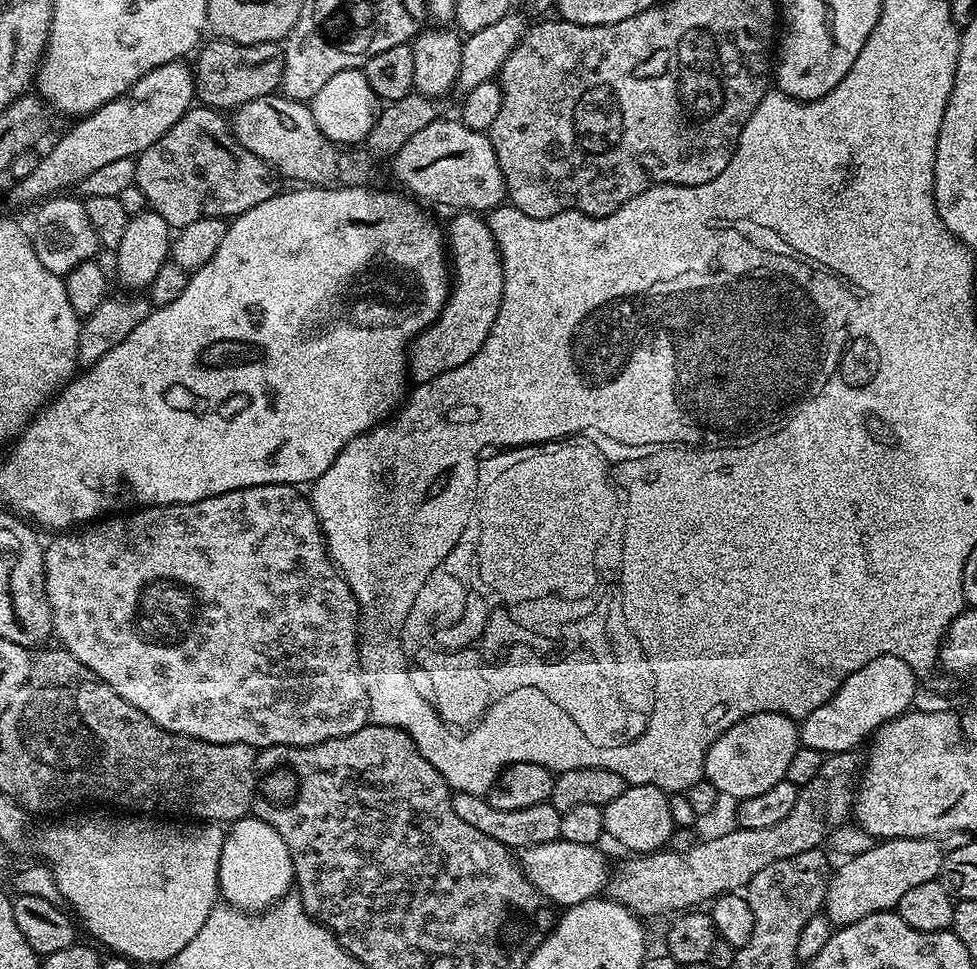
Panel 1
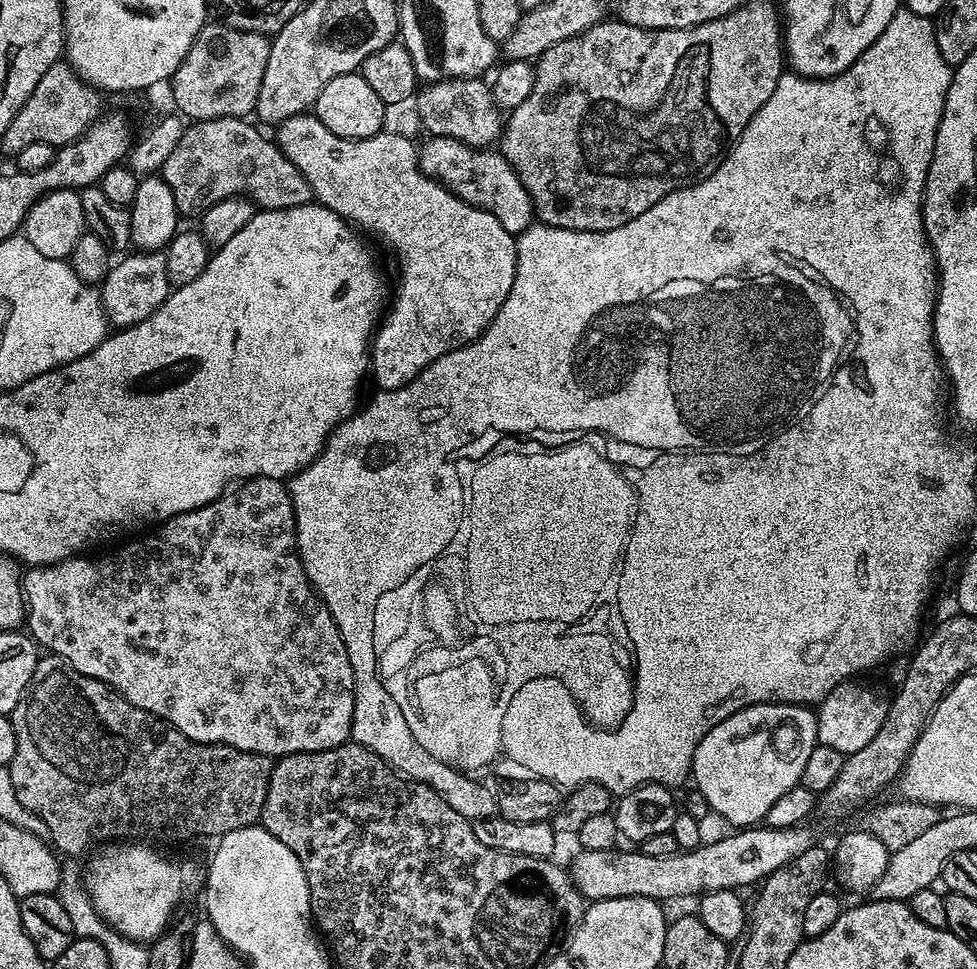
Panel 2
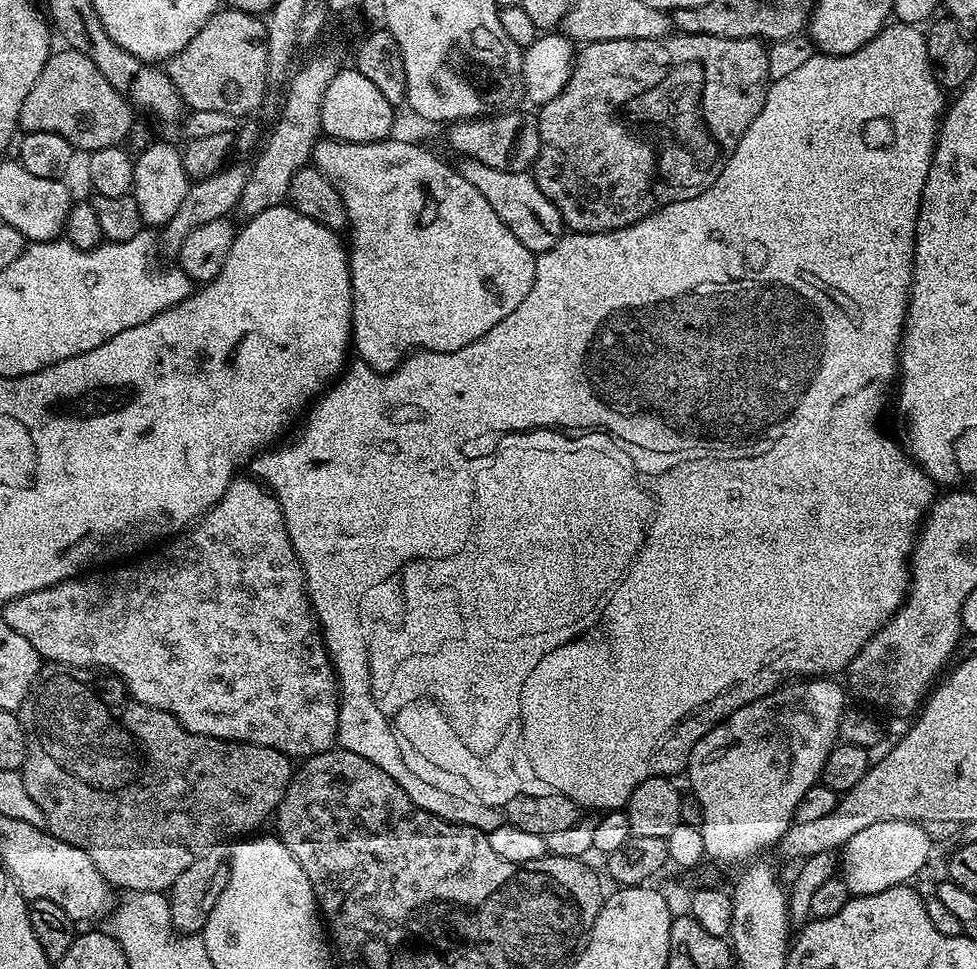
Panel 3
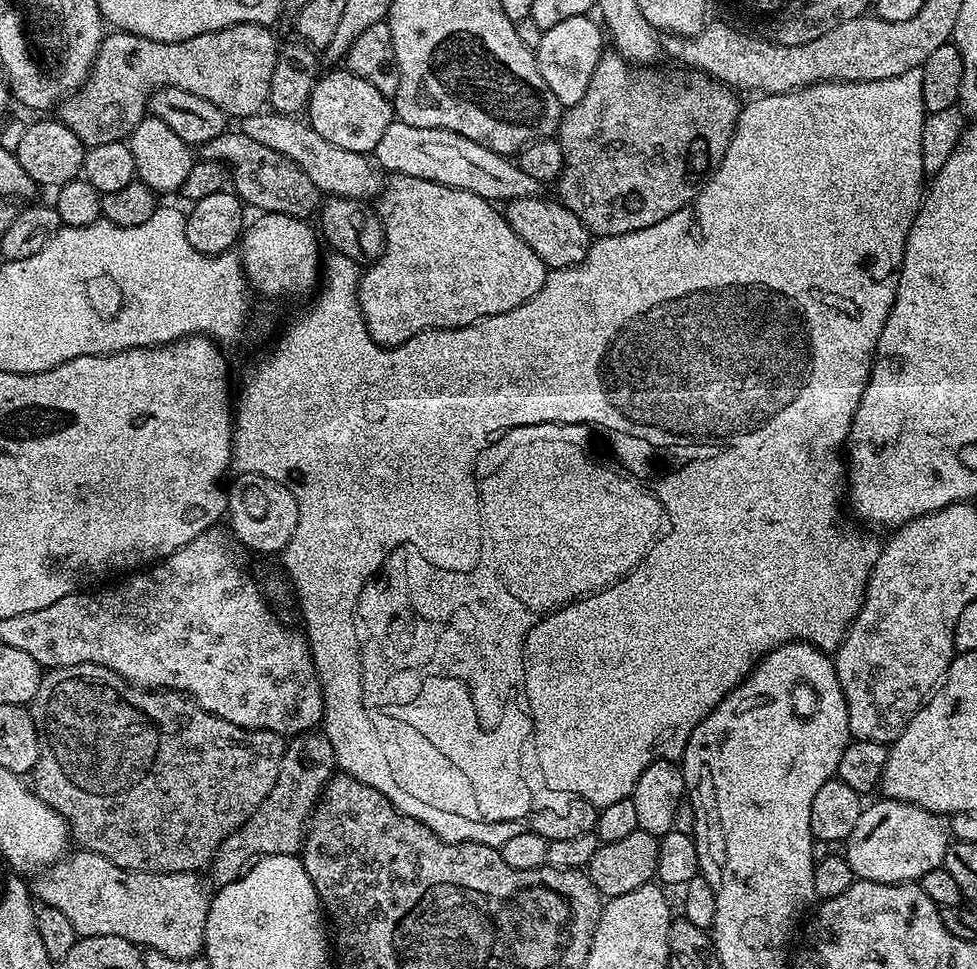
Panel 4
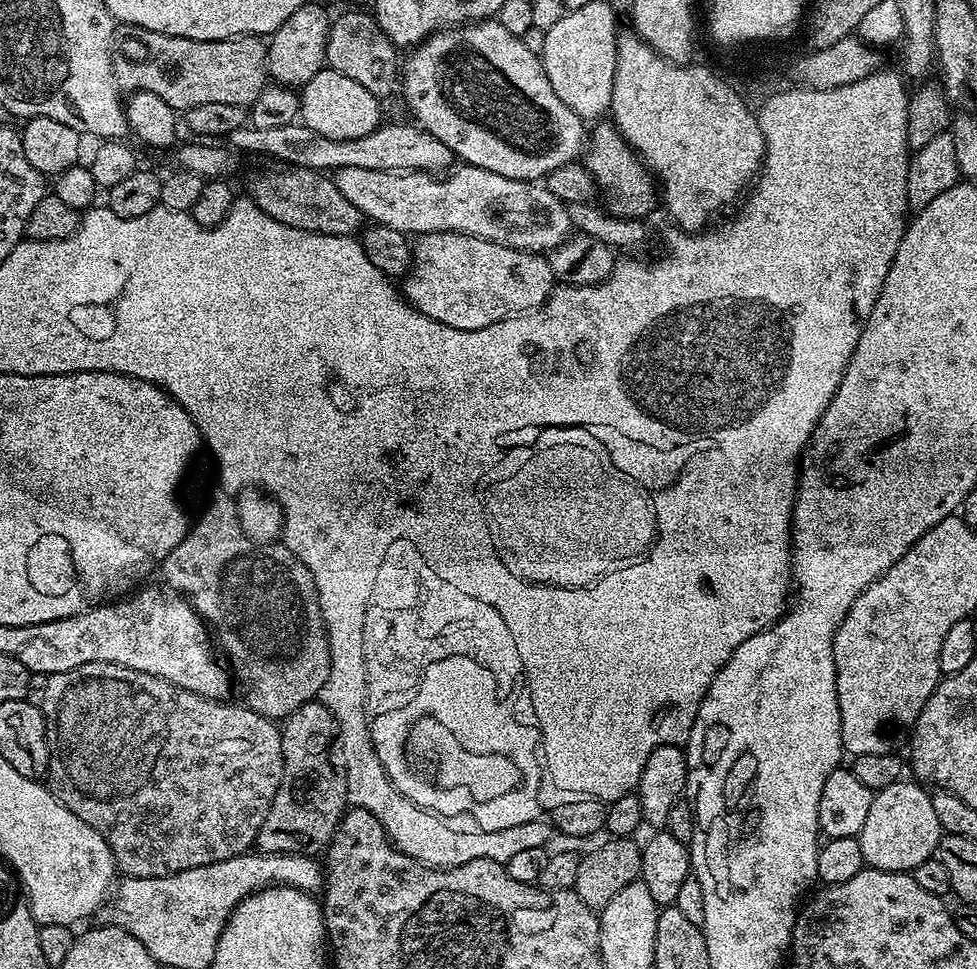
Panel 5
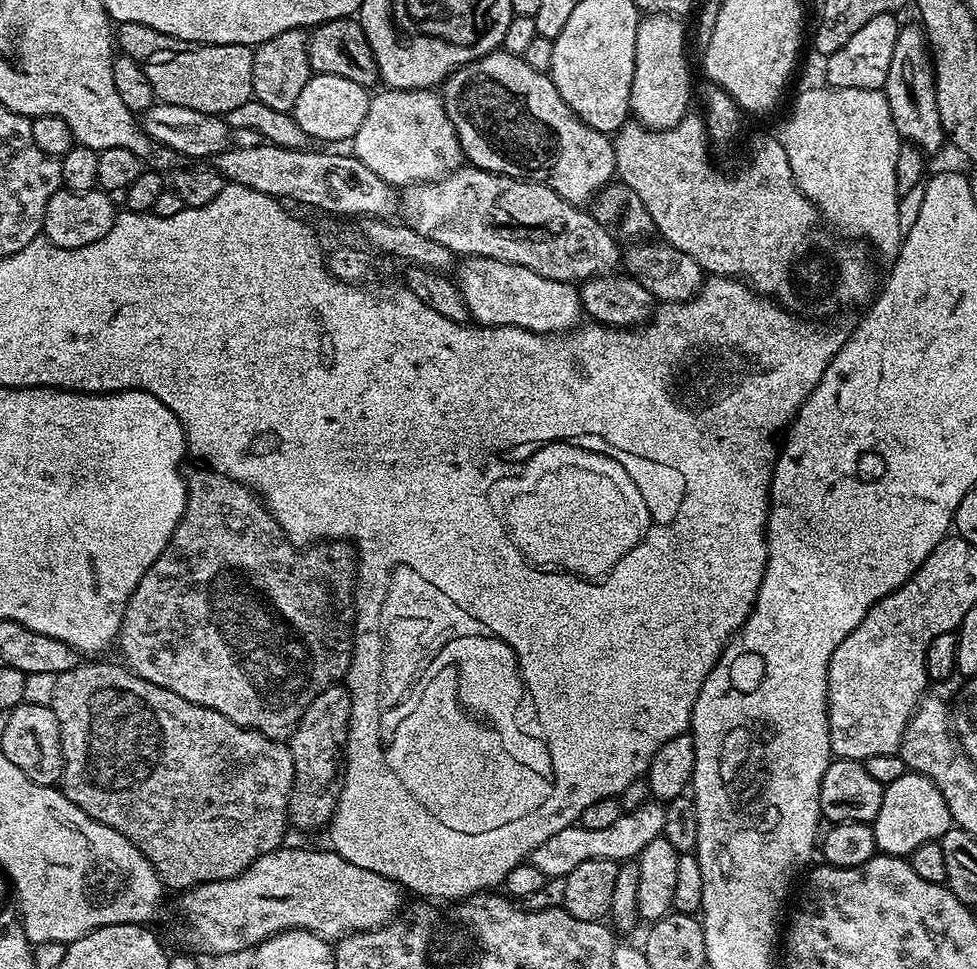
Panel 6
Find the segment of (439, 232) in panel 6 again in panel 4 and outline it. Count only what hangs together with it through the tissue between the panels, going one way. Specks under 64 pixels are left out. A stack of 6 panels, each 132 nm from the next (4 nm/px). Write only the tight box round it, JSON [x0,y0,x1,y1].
[238,110,382,201]

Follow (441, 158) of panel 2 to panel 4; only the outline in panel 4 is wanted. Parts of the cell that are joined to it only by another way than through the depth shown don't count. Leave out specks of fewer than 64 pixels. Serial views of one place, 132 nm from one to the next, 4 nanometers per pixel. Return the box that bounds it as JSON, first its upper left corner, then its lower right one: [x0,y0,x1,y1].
[503,194,590,269]

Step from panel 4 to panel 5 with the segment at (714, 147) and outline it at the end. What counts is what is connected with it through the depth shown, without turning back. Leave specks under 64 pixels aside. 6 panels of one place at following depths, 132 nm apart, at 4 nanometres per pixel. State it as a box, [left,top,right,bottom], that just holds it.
[582,122,658,220]

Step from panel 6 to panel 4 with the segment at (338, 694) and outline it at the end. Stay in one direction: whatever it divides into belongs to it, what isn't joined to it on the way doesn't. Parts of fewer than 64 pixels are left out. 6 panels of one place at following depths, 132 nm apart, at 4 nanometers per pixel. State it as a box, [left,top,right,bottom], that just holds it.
[210,731,337,886]

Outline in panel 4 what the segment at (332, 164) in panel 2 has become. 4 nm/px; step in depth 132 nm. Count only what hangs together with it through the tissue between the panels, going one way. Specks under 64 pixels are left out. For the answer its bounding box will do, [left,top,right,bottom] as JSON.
[356,174,549,348]

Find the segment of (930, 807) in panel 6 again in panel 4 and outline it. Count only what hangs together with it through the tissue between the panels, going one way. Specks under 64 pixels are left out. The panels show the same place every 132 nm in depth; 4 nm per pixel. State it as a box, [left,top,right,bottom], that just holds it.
[842,798,950,884]

